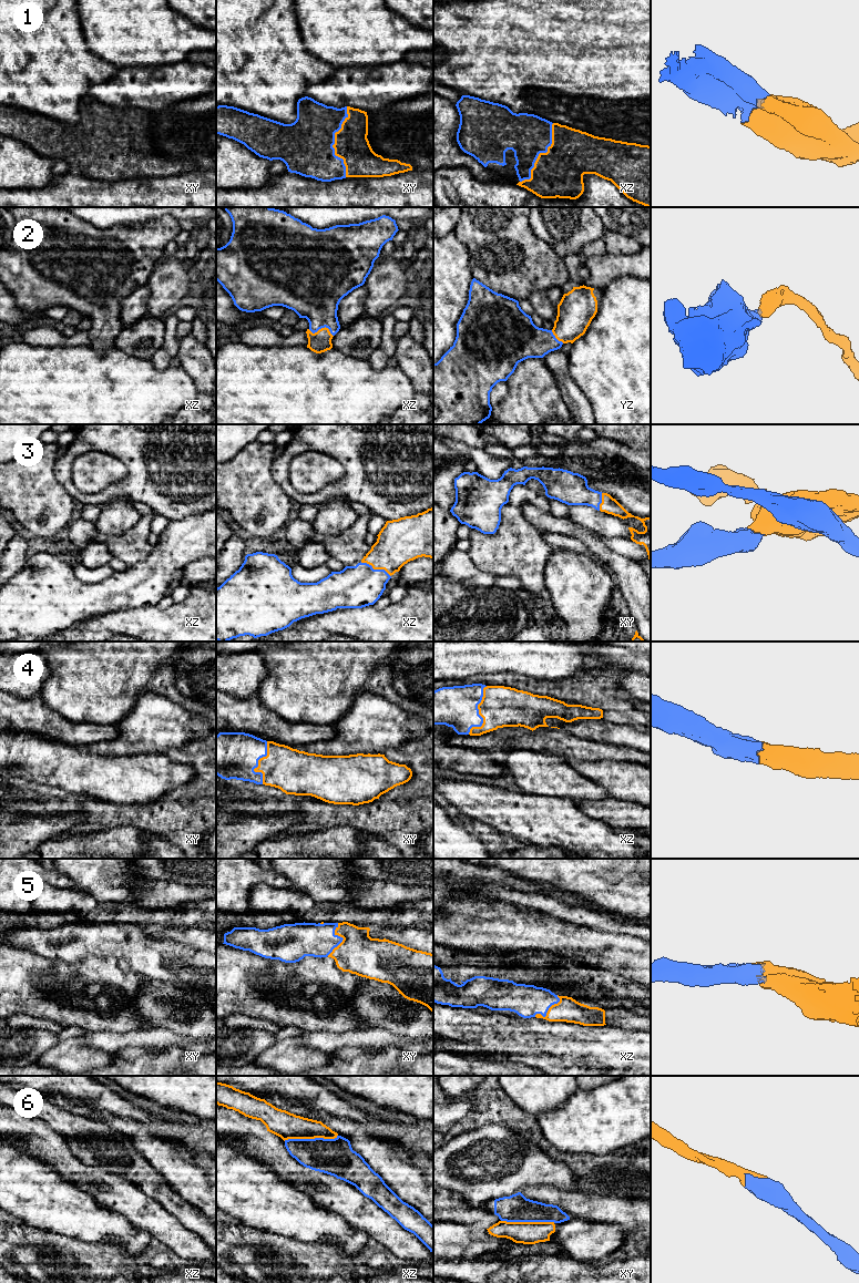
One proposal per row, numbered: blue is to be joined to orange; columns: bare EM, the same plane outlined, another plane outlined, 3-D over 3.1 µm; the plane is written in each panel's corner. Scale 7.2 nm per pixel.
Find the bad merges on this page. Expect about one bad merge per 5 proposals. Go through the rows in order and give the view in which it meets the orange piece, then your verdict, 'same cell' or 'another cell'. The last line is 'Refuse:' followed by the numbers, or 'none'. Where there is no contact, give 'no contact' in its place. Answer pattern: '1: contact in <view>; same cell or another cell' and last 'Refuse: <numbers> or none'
1: contact in xy; same cell
2: contact in xz; same cell
3: contact in xz; same cell
4: contact in xz; same cell
5: contact in xy; same cell
6: contact in xz; same cell
Refuse: none

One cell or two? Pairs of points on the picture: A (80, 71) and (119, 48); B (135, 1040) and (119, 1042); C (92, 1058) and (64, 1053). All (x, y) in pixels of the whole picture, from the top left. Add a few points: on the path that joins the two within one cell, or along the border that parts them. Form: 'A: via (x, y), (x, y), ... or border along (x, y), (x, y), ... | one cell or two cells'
A: border along (84, 39), (93, 53), (120, 69) | two cells
B: via (131, 1040), (123, 1040) | one cell
C: via (85, 1058), (71, 1057) | one cell

